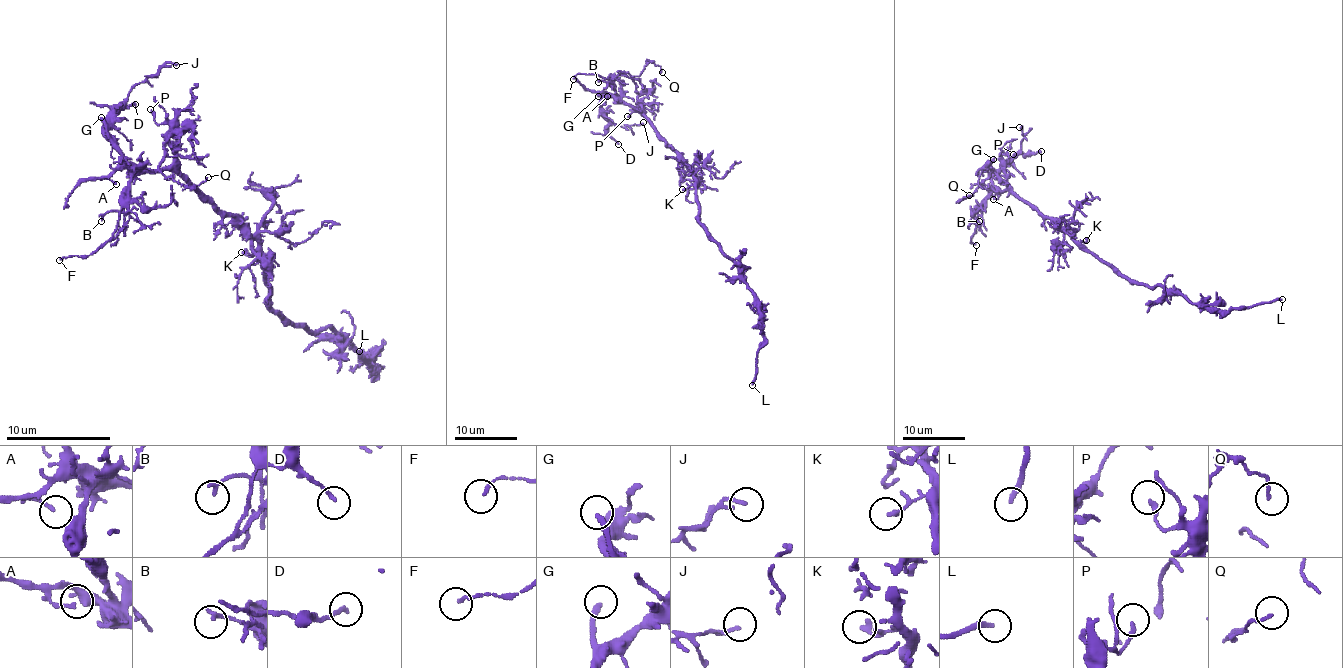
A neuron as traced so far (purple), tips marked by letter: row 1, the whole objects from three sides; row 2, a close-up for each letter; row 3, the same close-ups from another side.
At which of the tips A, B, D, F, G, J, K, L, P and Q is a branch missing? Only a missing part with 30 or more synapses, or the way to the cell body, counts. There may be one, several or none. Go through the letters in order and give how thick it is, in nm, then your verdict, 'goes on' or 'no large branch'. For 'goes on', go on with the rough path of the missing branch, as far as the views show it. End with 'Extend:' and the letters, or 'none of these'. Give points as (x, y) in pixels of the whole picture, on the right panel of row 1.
A: calibre 140 nm; no large branch
B: calibre 190 nm; no large branch
D: calibre 190 nm; no large branch
F: calibre 130 nm; no large branch
G: calibre 240 nm; goes on; course (993, 159), (1010, 143), (1002, 93), (1021, 56)
J: calibre 160 nm; no large branch
K: calibre 240 nm; no large branch
L: calibre 240 nm; goes on
P: calibre 180 nm; no large branch
Q: calibre 120 nm; no large branch
Extend: G, L

